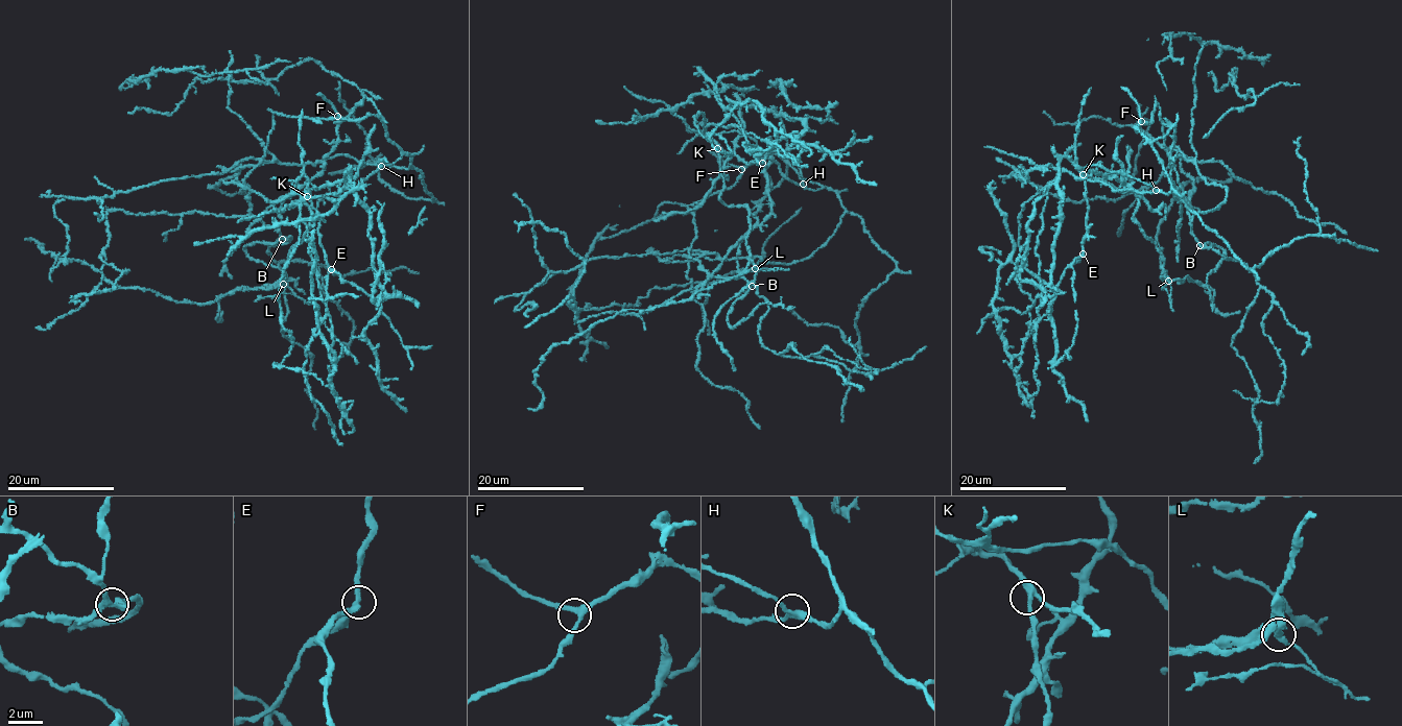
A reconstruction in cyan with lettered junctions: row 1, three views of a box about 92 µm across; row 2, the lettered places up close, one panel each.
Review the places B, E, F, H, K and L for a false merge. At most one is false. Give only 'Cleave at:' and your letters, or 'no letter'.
Cleave at: L

